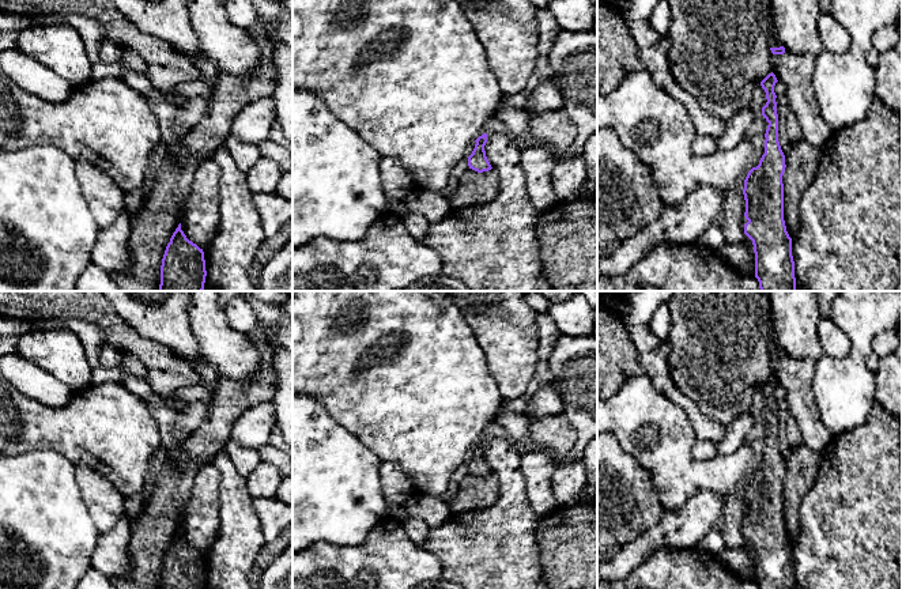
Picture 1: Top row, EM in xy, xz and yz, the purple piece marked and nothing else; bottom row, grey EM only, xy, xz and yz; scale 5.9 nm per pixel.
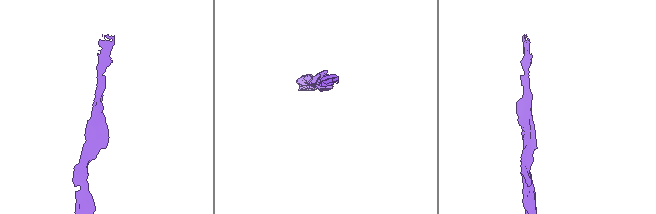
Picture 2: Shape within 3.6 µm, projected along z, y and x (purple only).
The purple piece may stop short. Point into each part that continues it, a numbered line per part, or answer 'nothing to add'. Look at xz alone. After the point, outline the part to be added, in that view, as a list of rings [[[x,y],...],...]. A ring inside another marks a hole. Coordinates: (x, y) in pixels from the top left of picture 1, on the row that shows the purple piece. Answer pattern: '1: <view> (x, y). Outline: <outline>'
nothing to add

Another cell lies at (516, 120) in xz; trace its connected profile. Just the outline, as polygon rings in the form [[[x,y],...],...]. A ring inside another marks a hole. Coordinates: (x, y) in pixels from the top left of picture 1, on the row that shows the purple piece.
[[[501,92],[501,98],[495,106],[494,117],[502,121],[514,135],[514,137],[521,141],[531,136],[528,131],[529,113],[525,109],[517,109],[507,103],[506,95]]]

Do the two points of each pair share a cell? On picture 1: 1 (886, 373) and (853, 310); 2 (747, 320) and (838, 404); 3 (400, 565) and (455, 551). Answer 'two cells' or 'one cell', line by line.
1: two cells
2: two cells
3: two cells

